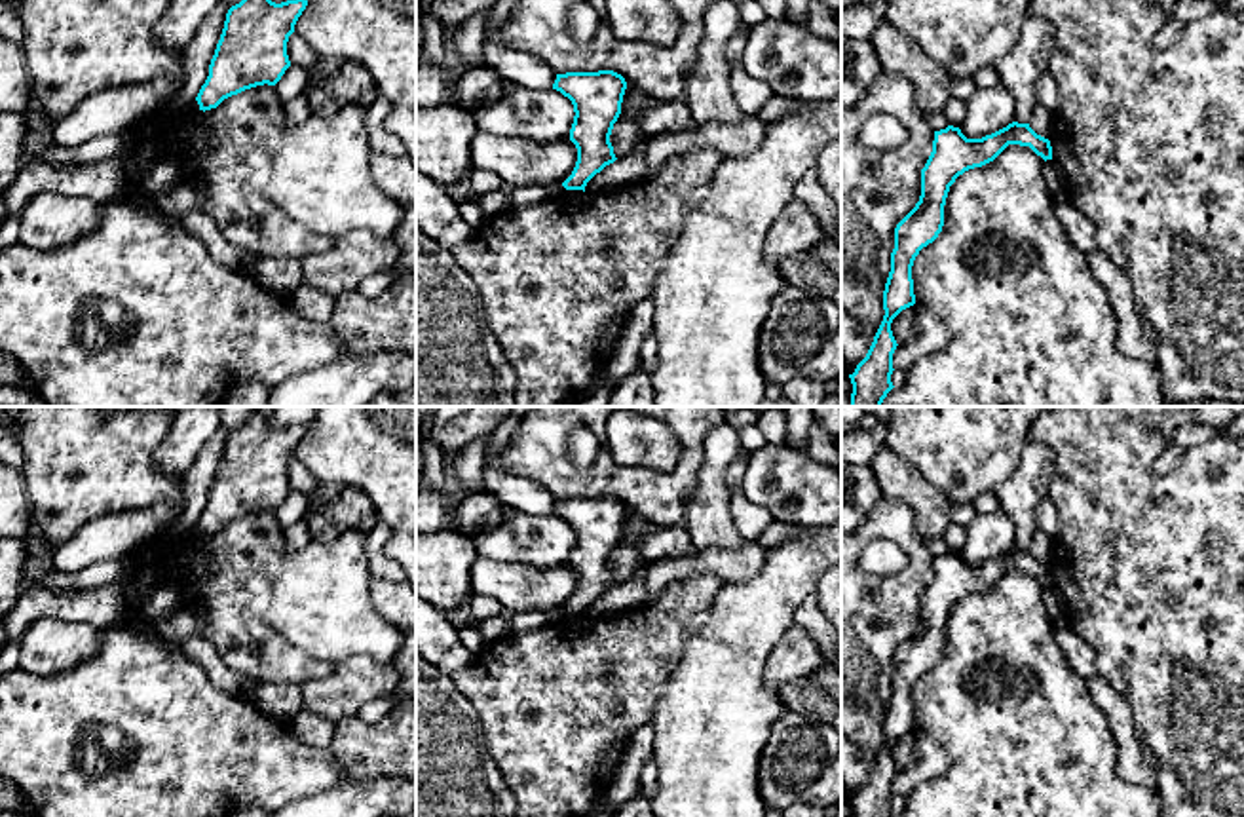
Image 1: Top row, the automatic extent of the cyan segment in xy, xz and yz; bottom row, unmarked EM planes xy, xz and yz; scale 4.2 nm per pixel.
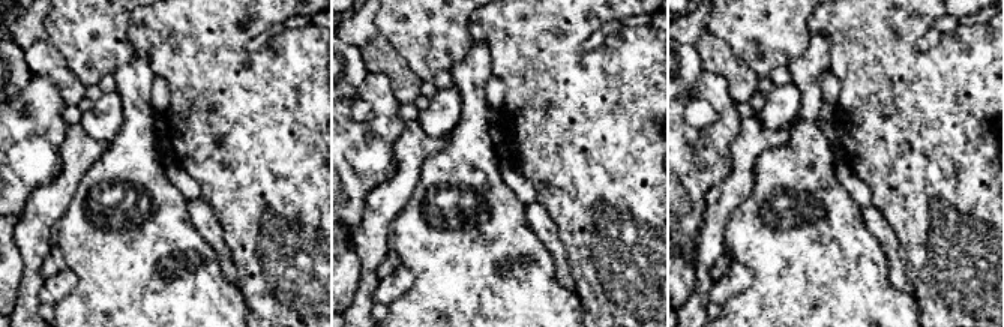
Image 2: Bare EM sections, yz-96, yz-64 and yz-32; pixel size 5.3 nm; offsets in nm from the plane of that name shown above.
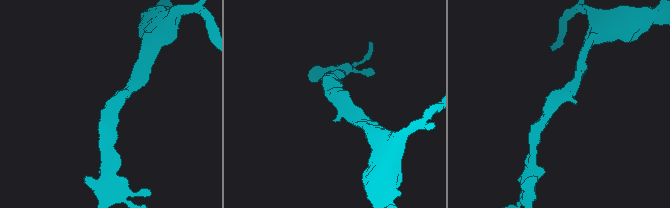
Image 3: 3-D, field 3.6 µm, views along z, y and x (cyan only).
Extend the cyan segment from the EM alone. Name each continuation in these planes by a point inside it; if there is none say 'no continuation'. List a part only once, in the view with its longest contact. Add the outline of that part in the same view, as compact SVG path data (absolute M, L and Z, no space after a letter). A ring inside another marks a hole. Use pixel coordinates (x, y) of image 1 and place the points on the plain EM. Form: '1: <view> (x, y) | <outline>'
no continuation

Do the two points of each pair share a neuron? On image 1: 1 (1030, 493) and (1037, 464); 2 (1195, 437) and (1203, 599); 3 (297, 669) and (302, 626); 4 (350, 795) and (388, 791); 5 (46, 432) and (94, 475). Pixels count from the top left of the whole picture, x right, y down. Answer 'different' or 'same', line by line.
1: same
2: different
3: different
4: same
5: same

